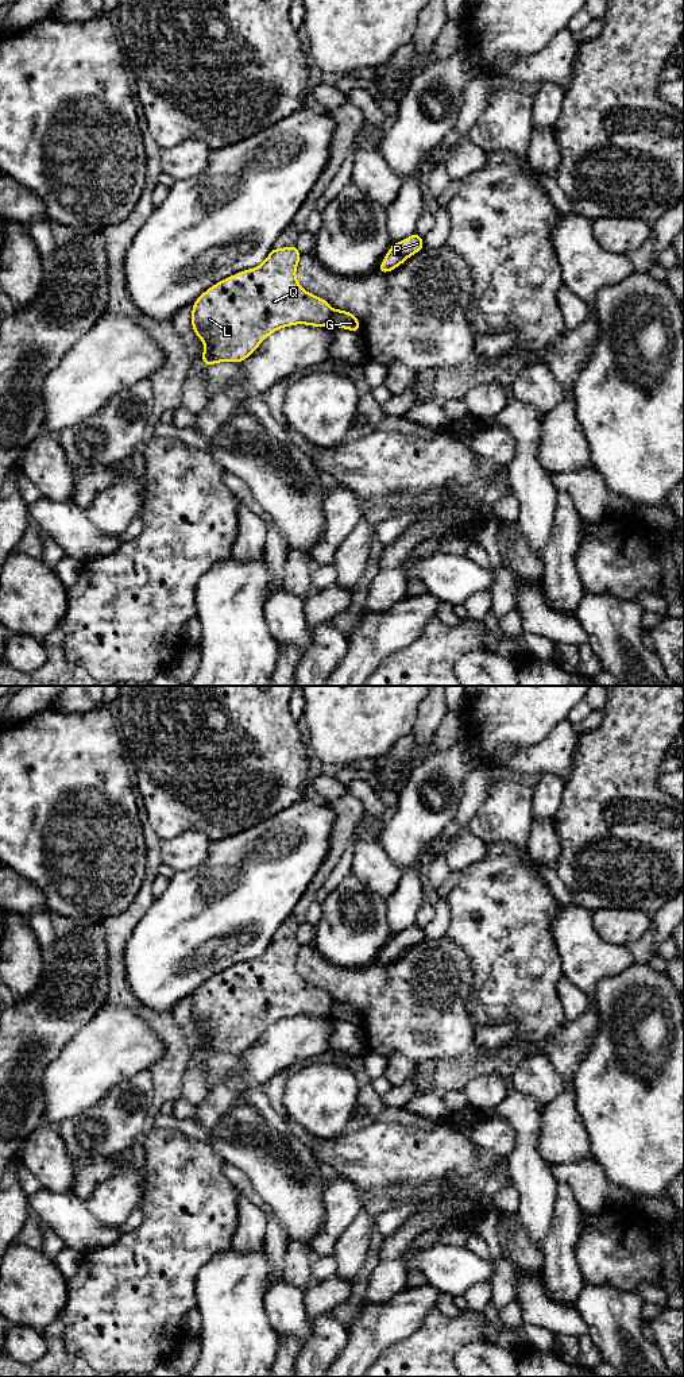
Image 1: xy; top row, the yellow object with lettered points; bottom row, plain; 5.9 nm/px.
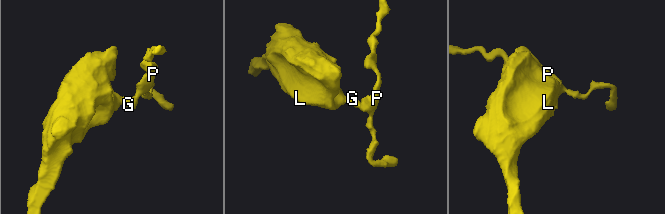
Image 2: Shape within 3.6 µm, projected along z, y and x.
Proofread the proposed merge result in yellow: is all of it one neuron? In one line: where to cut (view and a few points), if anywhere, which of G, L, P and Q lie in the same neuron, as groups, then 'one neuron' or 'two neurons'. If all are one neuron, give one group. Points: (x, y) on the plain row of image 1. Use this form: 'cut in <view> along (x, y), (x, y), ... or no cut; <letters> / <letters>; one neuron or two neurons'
cut in xy along (333, 1001), (329, 1015); G P / L Q; two neurons

